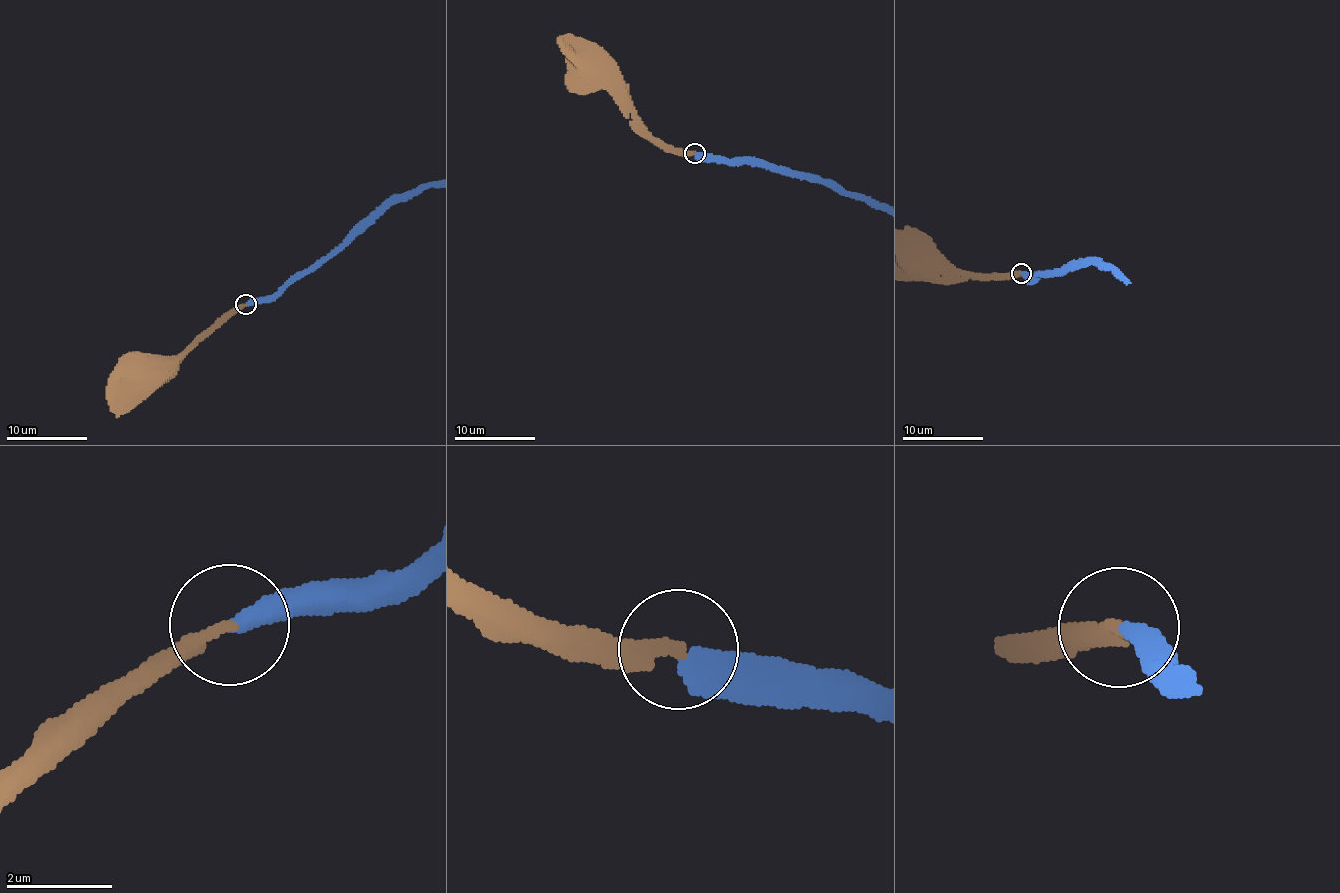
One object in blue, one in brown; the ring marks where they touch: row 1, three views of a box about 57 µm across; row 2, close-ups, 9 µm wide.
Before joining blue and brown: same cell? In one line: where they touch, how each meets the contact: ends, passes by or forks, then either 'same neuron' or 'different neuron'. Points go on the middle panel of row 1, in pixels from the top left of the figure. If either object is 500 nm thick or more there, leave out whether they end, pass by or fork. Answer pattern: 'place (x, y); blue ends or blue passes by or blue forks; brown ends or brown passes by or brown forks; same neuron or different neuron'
place (695, 153); blue ends; brown ends; same neuron

